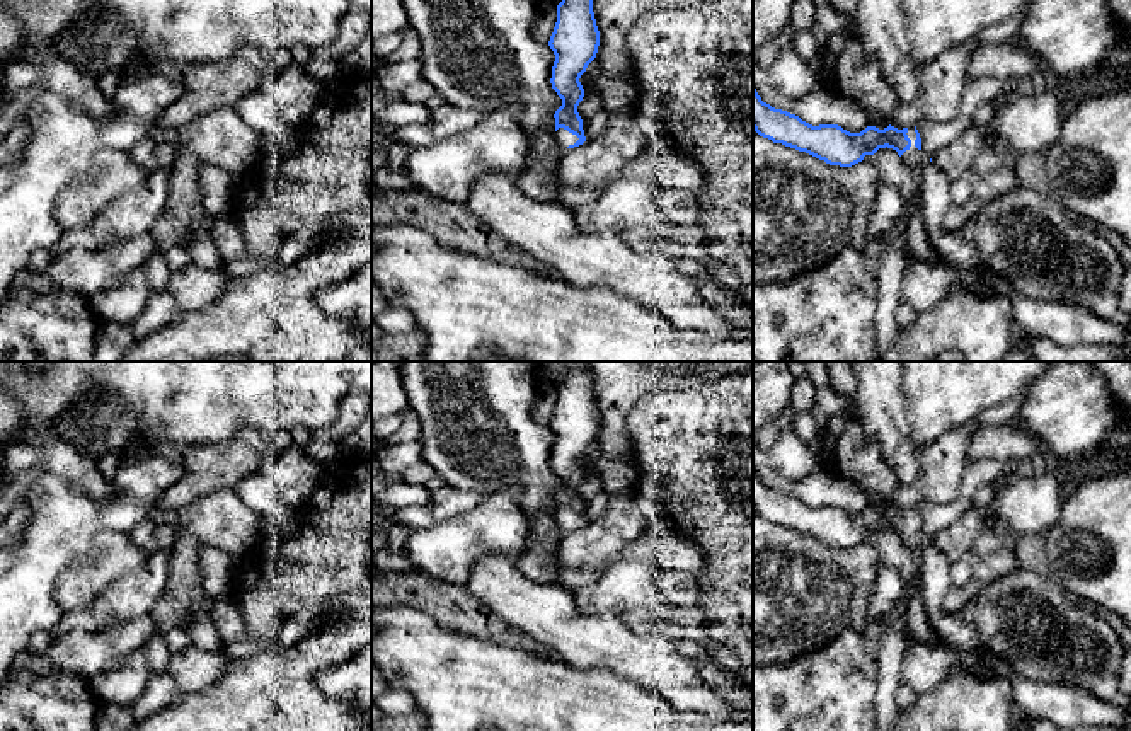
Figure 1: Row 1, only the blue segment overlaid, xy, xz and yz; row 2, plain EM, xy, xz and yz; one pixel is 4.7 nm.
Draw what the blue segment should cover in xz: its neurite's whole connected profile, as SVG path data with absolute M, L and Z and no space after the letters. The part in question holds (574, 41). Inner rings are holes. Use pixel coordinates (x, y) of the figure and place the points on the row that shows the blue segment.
M562 0L557 5L557 22L548 46L555 55L550 83L562 99L562 106L554 114L554 140L560 150L574 148L586 141L577 112L584 97L579 78L596 58L600 46L593 0Z

